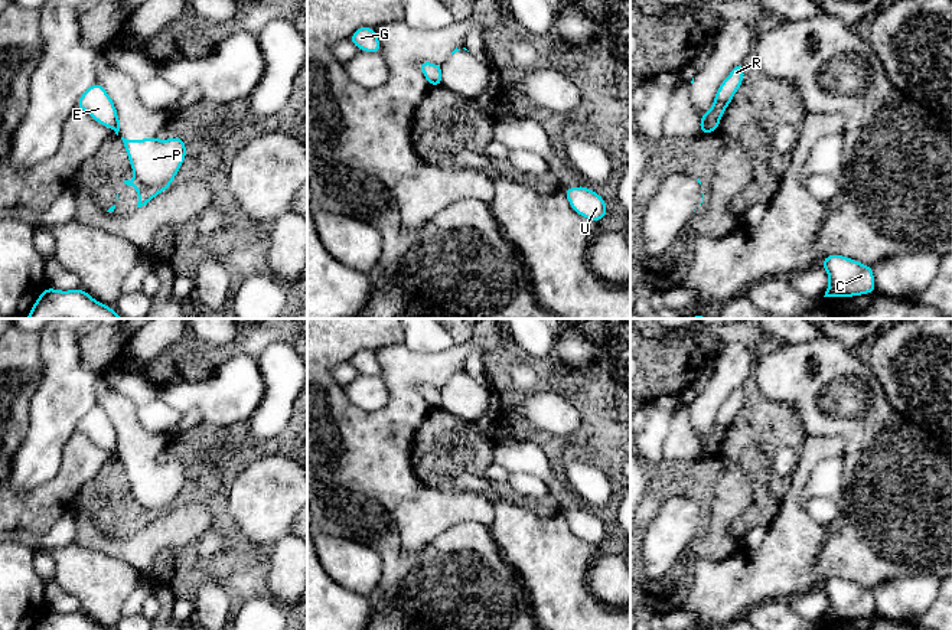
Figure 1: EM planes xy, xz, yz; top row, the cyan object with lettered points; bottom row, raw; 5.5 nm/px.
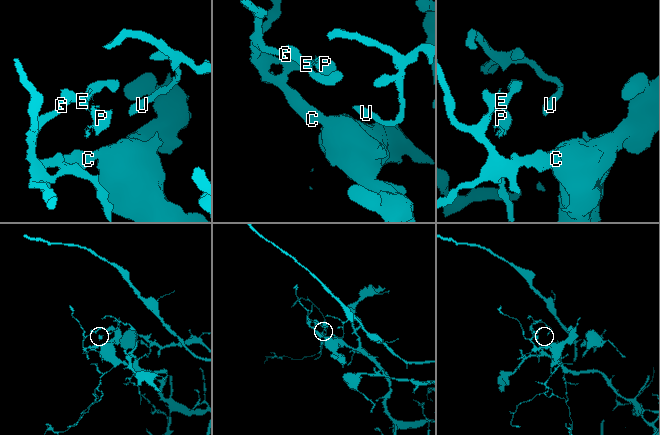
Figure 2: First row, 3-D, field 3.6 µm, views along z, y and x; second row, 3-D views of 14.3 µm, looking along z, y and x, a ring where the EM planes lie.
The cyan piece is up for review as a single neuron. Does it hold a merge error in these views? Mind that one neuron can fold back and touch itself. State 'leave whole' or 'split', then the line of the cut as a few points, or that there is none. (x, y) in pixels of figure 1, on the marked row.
split | yz (701, 117), (707, 131)

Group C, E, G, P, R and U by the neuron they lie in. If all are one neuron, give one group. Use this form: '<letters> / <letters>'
C E G R U / P

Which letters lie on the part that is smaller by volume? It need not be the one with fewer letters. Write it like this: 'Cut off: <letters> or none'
Cut off: P

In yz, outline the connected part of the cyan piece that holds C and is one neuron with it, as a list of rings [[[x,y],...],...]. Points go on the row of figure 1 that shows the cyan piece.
[[[838,254],[828,255],[819,264],[829,277],[824,297],[854,297],[876,291],[874,272],[870,265]]]

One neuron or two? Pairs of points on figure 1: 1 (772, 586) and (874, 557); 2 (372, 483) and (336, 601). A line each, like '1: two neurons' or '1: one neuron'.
1: one neuron
2: two neurons

